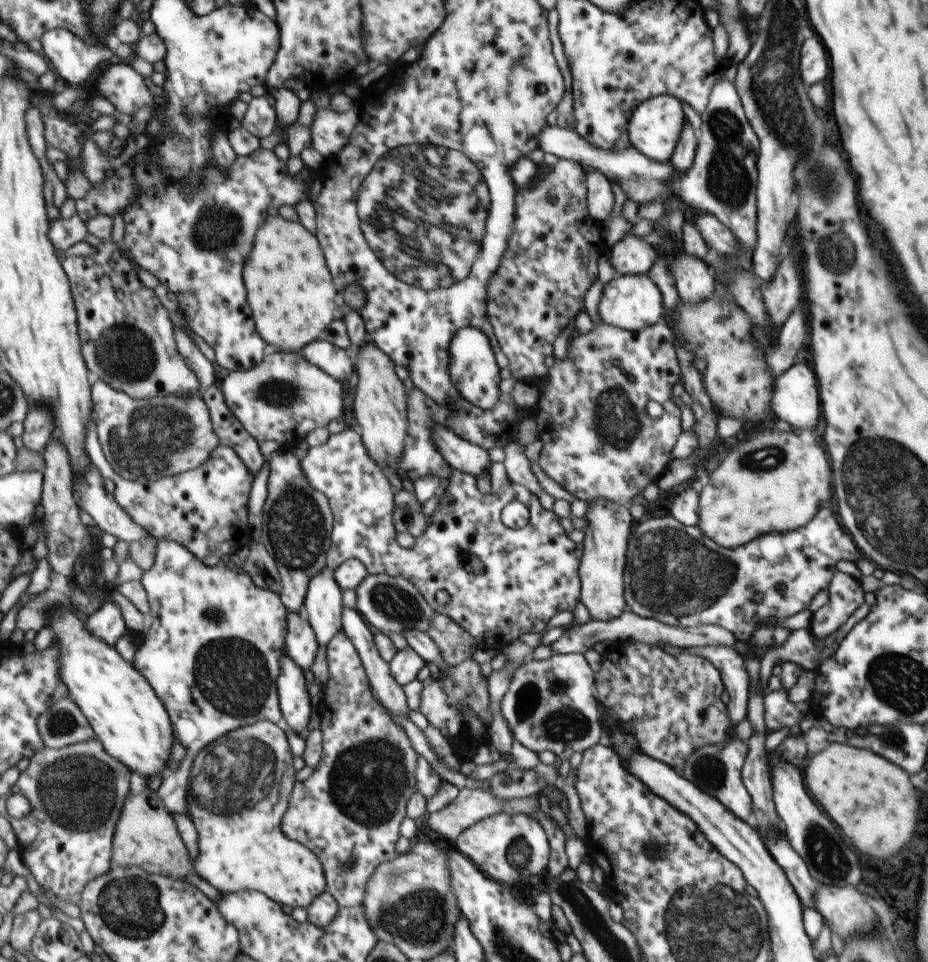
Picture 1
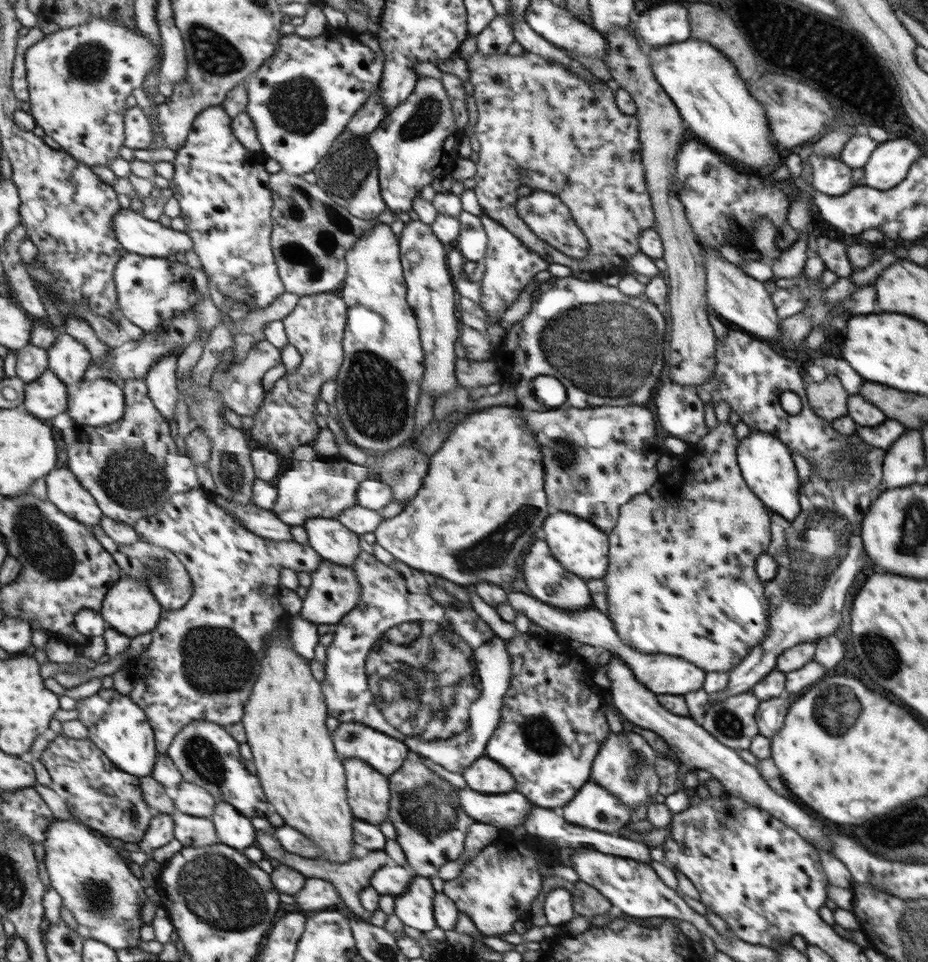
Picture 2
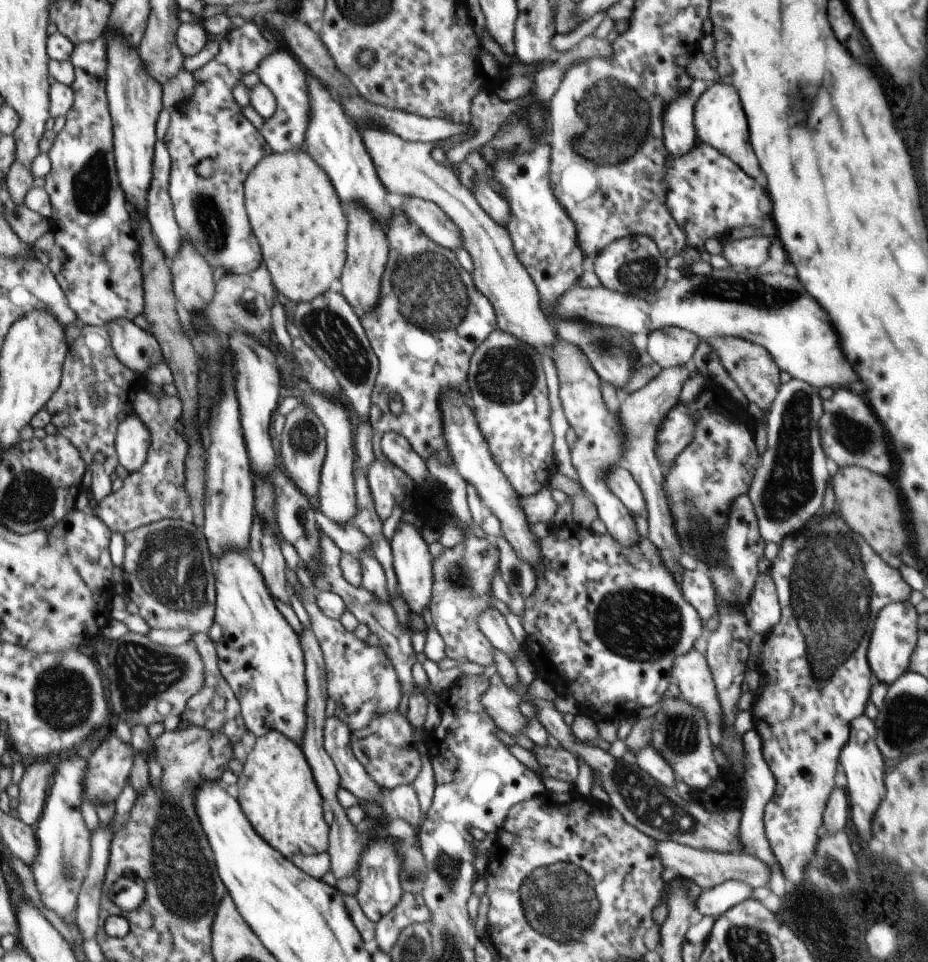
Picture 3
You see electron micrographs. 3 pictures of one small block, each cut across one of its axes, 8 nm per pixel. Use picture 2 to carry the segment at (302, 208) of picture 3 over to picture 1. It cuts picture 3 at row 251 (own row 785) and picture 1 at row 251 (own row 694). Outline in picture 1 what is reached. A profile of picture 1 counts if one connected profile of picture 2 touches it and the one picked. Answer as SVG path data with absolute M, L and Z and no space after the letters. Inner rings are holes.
M281 214L269 216L267 222L259 228L259 236L255 238L255 248L246 262L244 281L256 327L268 344L283 346L289 352L299 353L314 340L325 336L335 320L335 310L339 305L340 294L334 276L327 268L322 244L319 244L317 234L301 221L287 220Z

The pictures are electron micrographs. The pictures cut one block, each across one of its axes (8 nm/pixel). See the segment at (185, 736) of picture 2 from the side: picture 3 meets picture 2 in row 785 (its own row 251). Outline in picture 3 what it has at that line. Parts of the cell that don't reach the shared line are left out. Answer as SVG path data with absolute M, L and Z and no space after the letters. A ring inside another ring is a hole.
M247 20L241 27L233 27L219 40L219 51L215 57L205 63L200 69L194 71L195 94L188 98L184 104L180 104L171 112L170 126L166 130L163 140L169 148L172 158L171 180L169 181L169 194L175 208L175 218L181 226L181 230L191 244L195 244L195 250L199 250L205 258L209 258L213 268L224 268L226 274L249 274L259 270L263 260L262 245L251 222L246 208L246 180L251 171L262 162L265 156L269 156L274 150L267 142L266 137L245 115L243 107L235 102L235 88L241 84L243 78L256 72L259 64L273 52L284 48L284 42L278 37L267 40L263 36L263 28L256 20ZM211 158L213 160L213 176L203 178L199 174L199 164Z

